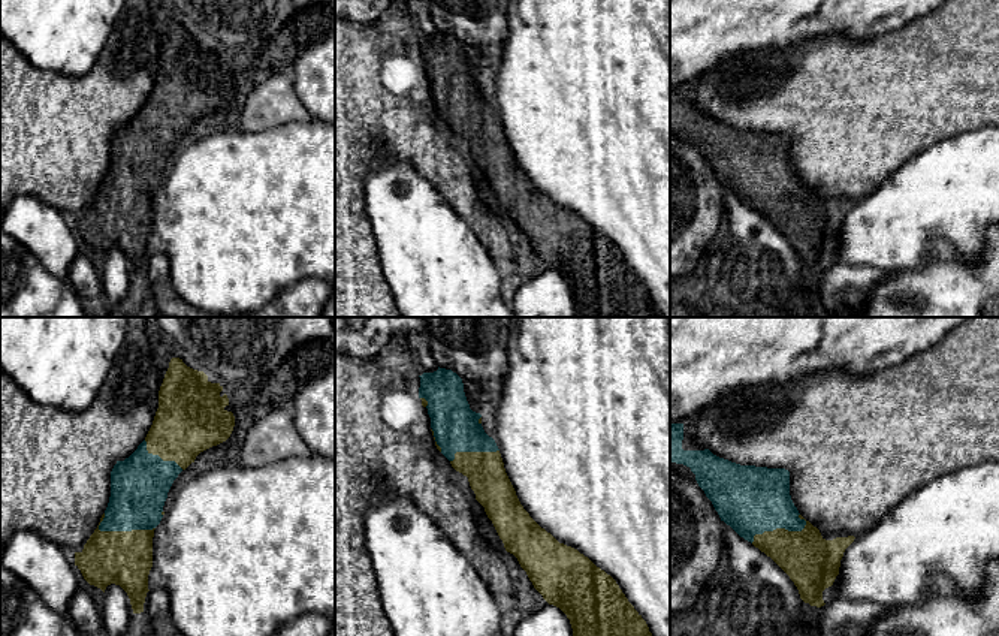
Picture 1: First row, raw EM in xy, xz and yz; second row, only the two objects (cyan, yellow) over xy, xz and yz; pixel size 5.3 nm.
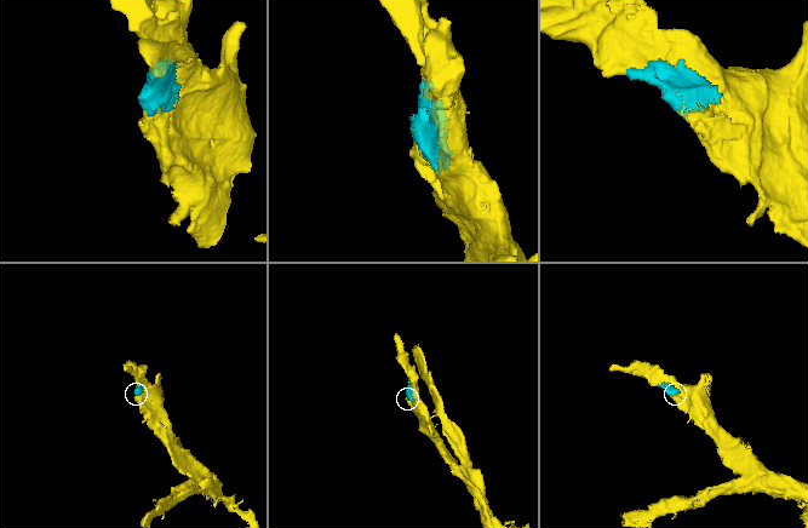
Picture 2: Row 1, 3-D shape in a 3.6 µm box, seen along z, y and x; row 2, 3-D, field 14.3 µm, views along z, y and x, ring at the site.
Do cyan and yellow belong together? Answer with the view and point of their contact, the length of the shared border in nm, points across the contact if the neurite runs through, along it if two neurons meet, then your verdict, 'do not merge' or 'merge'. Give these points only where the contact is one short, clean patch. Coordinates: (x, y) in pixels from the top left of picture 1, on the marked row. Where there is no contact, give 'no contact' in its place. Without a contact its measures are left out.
contact yz (778, 527); length 320 nm; merge

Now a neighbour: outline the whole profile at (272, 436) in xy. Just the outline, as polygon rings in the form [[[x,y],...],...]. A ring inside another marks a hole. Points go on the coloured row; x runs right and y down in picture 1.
[[[268,407],[250,425],[241,450],[242,467],[263,467],[290,456],[311,456],[290,407]]]

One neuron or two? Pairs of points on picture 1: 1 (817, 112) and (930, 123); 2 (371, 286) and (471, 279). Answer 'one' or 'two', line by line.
1: one
2: two

